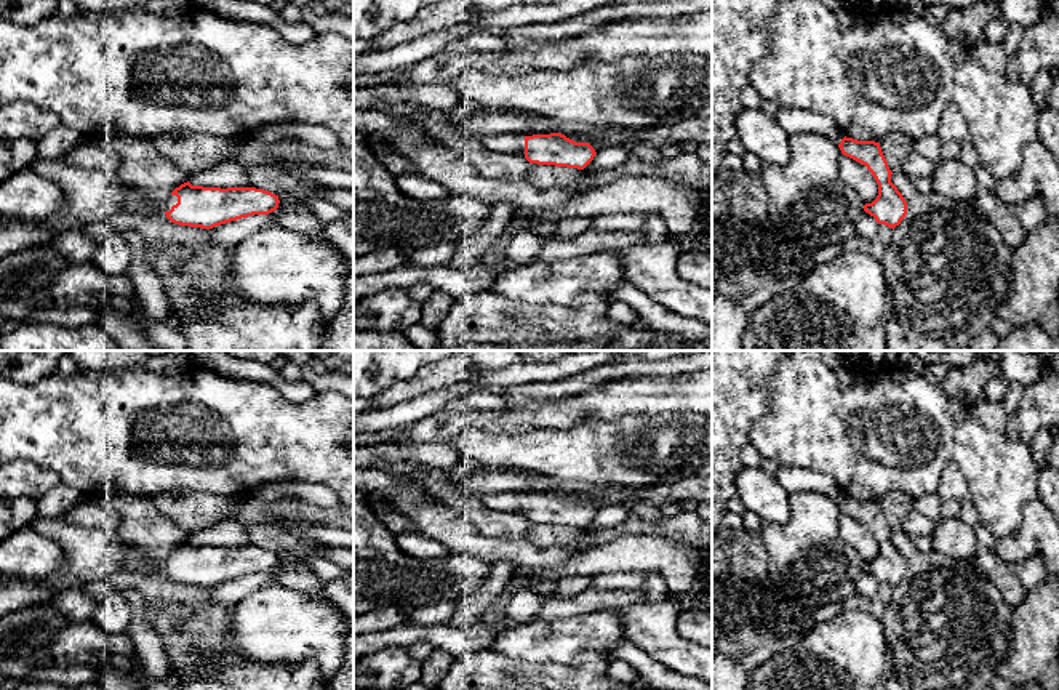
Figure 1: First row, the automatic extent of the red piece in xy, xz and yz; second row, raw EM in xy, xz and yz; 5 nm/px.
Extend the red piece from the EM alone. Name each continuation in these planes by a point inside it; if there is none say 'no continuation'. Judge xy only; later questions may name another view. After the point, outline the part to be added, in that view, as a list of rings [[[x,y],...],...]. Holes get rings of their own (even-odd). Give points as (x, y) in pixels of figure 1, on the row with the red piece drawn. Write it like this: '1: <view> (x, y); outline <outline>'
1: xy (165, 205); outline [[[170,195],[166,200],[160,202],[157,211],[170,211],[173,205],[178,203],[176,195]]]

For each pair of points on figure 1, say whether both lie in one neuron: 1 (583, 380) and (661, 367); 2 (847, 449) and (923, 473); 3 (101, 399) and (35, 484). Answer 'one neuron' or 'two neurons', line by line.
1: one neuron
2: one neuron
3: two neurons

